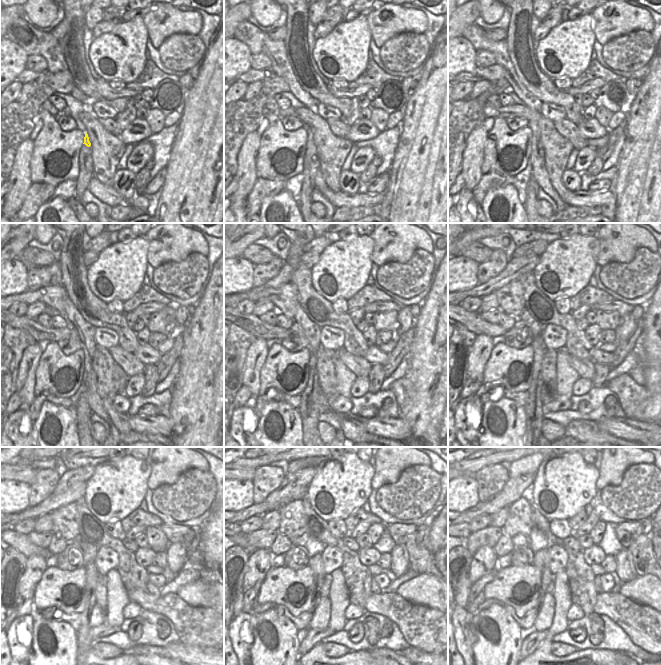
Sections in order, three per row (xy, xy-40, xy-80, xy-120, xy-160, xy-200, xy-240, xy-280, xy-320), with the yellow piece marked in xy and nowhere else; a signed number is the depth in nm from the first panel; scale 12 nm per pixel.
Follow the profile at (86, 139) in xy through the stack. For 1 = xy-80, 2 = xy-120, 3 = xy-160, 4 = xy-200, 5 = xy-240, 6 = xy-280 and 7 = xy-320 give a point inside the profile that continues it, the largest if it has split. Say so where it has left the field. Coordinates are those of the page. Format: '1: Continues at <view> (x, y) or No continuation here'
1: Continues at xy-80 (539, 172)
2: Continues at xy-120 (86, 331)
3: Continues at xy-160 (312, 331)
4: Continues at xy-200 (537, 329)
5: Continues at xy-240 (89, 553)
6: Continues at xy-280 (310, 542)
7: Continues at xy-320 (534, 541)

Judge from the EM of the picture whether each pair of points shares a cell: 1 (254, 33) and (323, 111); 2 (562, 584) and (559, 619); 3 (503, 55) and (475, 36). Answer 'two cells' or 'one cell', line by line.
1: two cells
2: one cell
3: one cell

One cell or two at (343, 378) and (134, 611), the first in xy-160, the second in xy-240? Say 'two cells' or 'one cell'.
two cells

